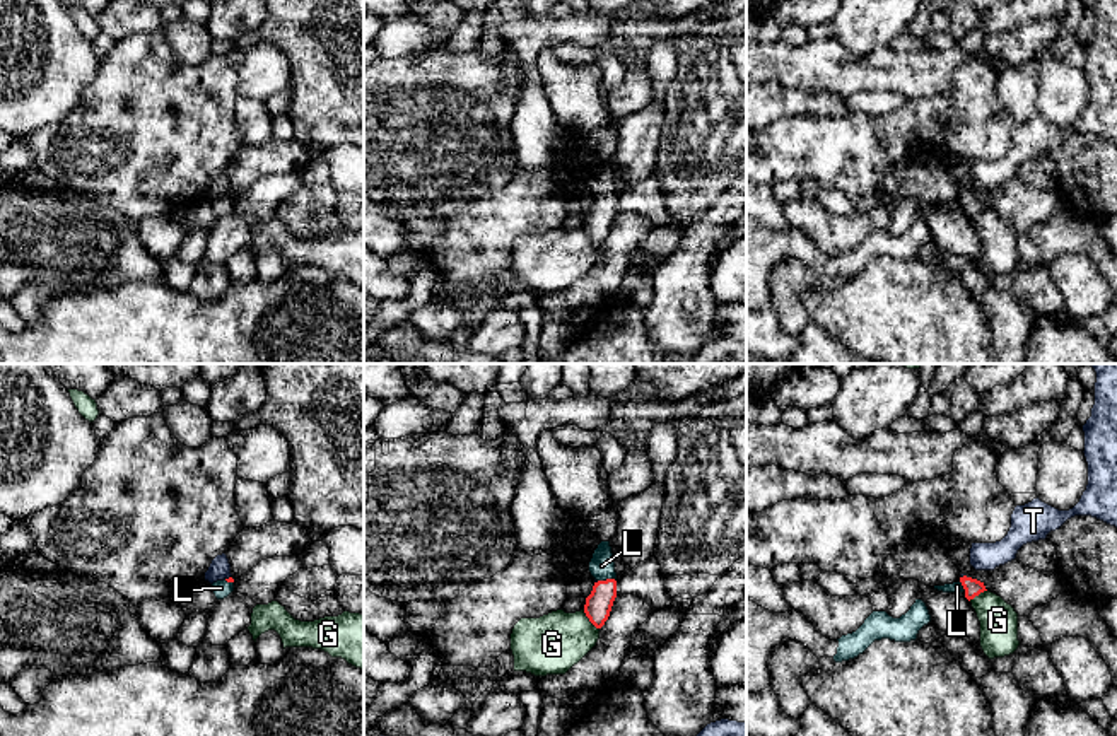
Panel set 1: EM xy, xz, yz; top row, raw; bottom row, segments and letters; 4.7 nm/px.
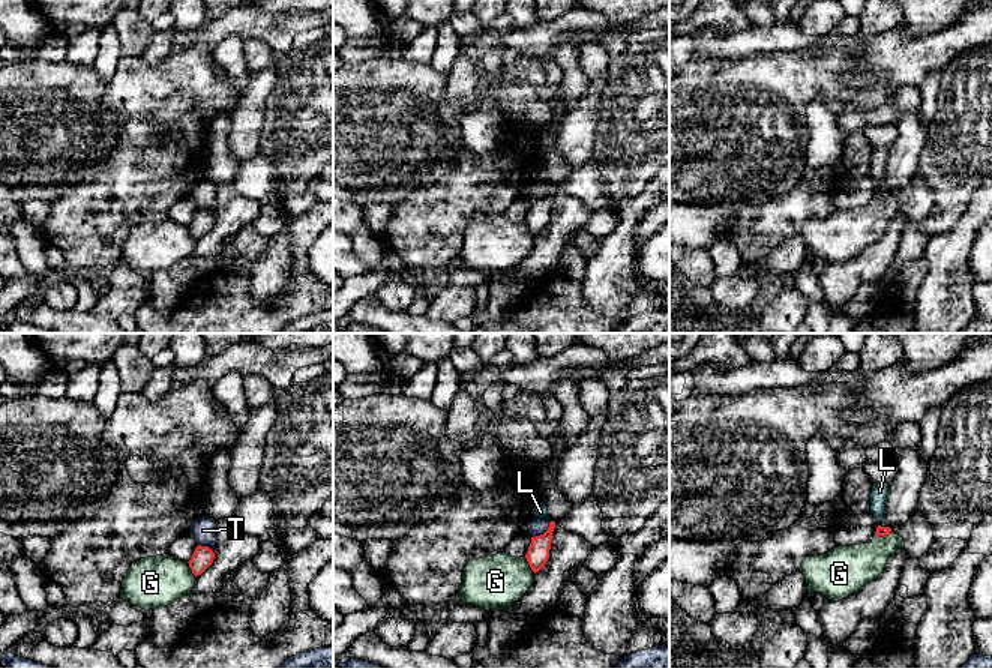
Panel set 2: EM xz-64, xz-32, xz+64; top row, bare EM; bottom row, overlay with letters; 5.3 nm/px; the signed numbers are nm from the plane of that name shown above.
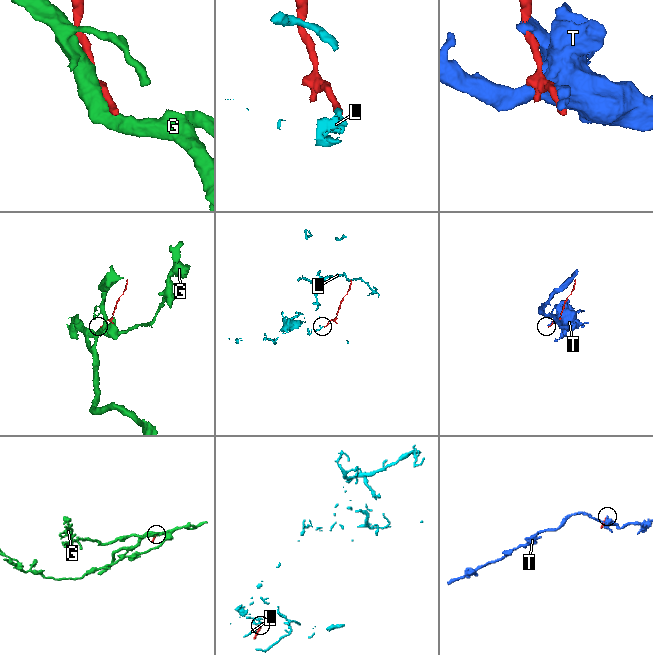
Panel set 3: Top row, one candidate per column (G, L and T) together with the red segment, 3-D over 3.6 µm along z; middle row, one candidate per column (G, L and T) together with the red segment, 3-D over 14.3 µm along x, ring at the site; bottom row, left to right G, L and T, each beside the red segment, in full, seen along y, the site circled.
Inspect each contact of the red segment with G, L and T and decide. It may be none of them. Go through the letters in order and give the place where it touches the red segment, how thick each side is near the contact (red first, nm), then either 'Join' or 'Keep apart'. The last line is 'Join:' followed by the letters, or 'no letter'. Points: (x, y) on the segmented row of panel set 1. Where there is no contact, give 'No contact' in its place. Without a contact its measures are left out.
G: Touches red at xz (590, 620). Thickness 130 nm (red) against 280 nm. Keep apart
L: Touches red at xz (607, 579). Thickness 130 nm (red) against 120 nm. Join
T: Touches red at xy (229, 578). Thickness 20 nm (red) against 100 nm. Keep apart
Join: L

